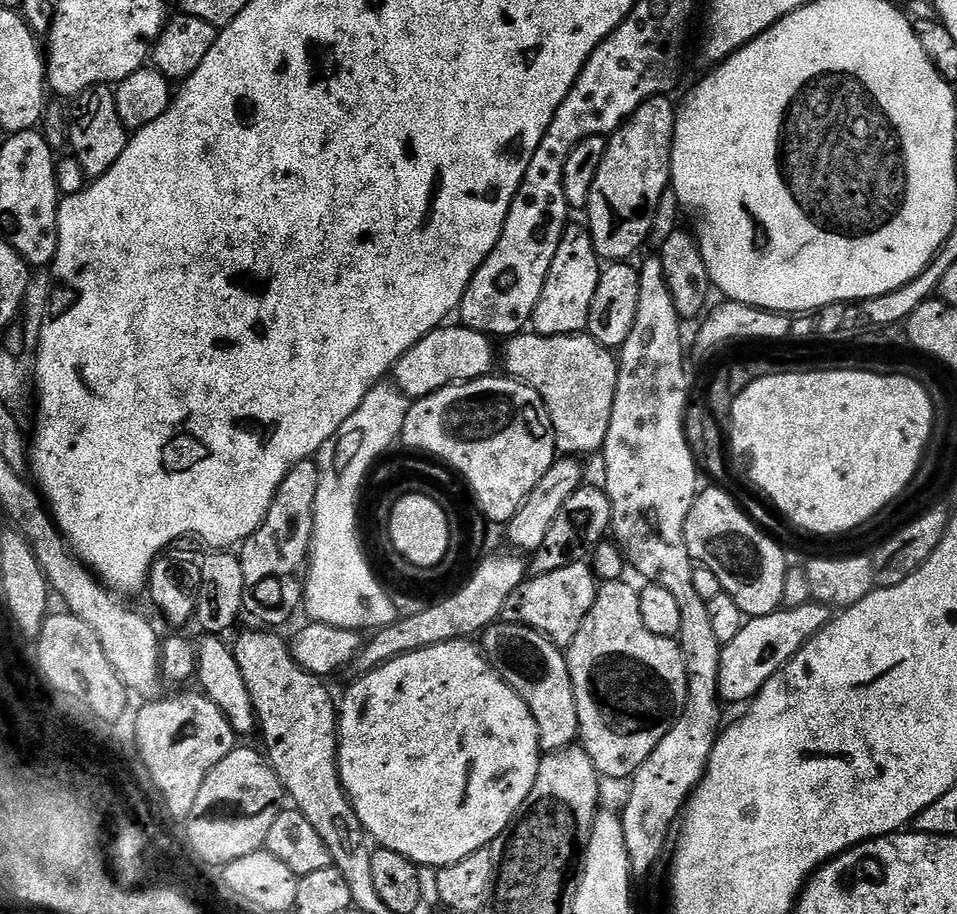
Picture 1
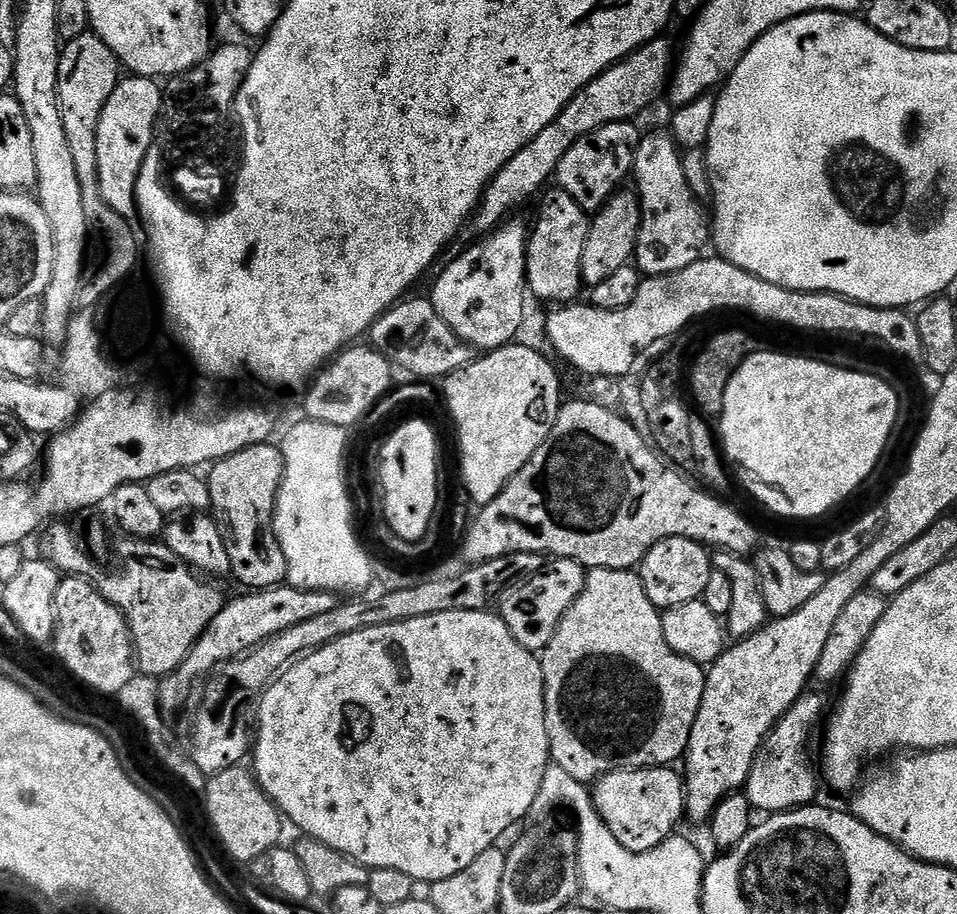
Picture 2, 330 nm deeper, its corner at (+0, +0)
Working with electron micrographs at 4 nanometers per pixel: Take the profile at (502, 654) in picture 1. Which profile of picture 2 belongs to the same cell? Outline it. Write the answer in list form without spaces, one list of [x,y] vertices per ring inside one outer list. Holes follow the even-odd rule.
[[[672,766],[619,768],[595,781],[591,794],[596,813],[610,826],[610,834],[631,852],[654,850],[677,831],[676,823],[686,816],[684,777]]]

